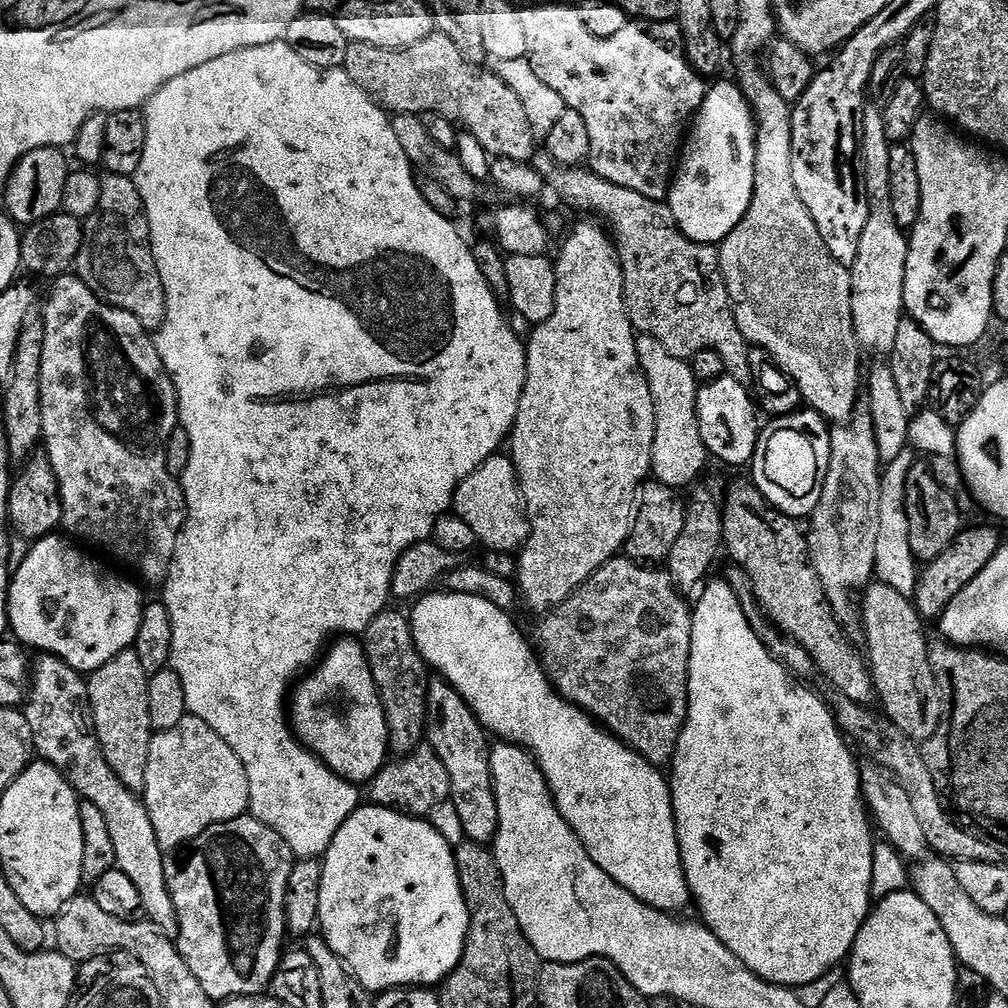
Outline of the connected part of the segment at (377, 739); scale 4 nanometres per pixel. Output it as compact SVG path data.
M356 638L337 639L299 683L290 692L290 727L297 740L343 780L367 785L384 767L390 749L384 707L363 643Z

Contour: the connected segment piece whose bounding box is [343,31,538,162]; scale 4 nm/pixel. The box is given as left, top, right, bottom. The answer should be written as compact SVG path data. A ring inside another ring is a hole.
M431 32L429 36L422 38L422 42L414 42L414 46L405 48L383 48L370 46L366 42L349 43L343 70L385 112L418 117L428 112L442 114L442 118L446 118L451 124L474 134L474 138L482 142L488 155L493 158L501 156L528 162L538 151L538 136L531 128L526 109L518 95L495 71L483 72L483 67L468 64L466 58L462 58L462 50L458 50L458 46L453 40L446 38L446 34Z

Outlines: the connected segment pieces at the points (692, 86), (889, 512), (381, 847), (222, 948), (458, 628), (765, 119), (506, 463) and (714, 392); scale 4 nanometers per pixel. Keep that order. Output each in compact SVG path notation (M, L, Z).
M536 4L533 8L526 6L520 8L522 14L522 27L526 33L527 60L533 67L535 74L538 74L542 82L546 82L555 93L560 94L565 100L566 108L578 110L586 121L586 130L590 130L590 154L588 155L587 167L592 169L594 174L606 178L606 182L614 182L614 186L626 186L626 190L638 190L638 194L646 194L646 198L667 201L668 189L672 186L674 169L678 163L678 157L682 151L682 145L686 139L686 133L697 112L700 111L704 94L706 91L705 77L692 68L688 56L684 52L684 35L680 32L679 23L672 20L642 20L633 19L614 38L594 38L590 30L586 30L582 22L582 14L579 7L568 4Z
M912 447L903 448L890 460L881 473L879 492L879 528L875 550L875 579L893 587L903 597L913 599L919 580L918 561L910 547L910 524L906 515L906 481L910 470L918 462L918 454Z
M379 806L357 807L355 812L350 814L350 818L346 818L346 822L342 822L342 826L338 830L338 834L334 834L334 842L330 842L328 851L322 857L321 884L320 884L320 912L318 919L318 928L322 933L325 942L330 946L330 950L334 950L334 954L338 954L338 958L342 958L344 963L348 965L348 969L358 978L358 982L362 982L362 986L367 988L369 993L379 994L381 992L389 992L392 988L411 988L413 986L436 986L443 981L458 966L458 962L464 953L464 944L468 940L468 930L470 927L470 917L468 915L468 904L464 901L464 891L460 885L460 875L458 874L458 866L456 865L456 853L453 845L446 842L446 838L442 838L442 834L438 834L438 830L434 830L434 826L428 823L427 819L417 818L415 816L404 816L401 812L396 812L392 808L381 808Z
M245 814L234 818L230 822L222 822L210 826L198 838L188 841L183 848L175 854L169 855L164 861L166 866L166 886L170 886L170 898L174 898L174 908L178 914L179 936L175 937L176 947L180 949L186 966L194 973L194 978L202 982L202 990L214 1002L233 1000L239 996L262 996L272 987L272 979L280 970L280 962L284 958L286 945L284 938L289 935L287 928L287 892L290 874L294 865L292 847L285 842L282 834L278 834L270 826L266 826L260 820L256 820L251 814Z
M432 590L419 597L411 608L414 642L425 664L462 694L480 725L493 737L500 736L496 738L519 744L535 756L562 818L566 818L574 834L578 834L590 858L594 858L618 886L630 890L634 898L659 912L683 913L683 908L690 904L690 893L680 857L672 790L665 773L663 776L657 765L639 756L583 708L555 691L537 649L528 645L527 638L511 620L513 617L494 606L494 602L470 594Z
M744 64L740 68L738 77L740 89L744 91L744 97L752 108L752 114L756 118L756 154L754 156L754 194L742 222L734 226L734 230L719 245L720 272L724 275L724 281L728 283L728 298L732 302L732 313L736 316L738 330L748 340L749 345L763 348L765 353L774 361L777 368L782 369L798 386L800 399L811 411L820 413L829 422L847 422L852 419L857 411L856 399L862 396L862 372L860 376L860 356L862 349L852 321L852 274L849 265L838 262L834 254L822 242L822 234L818 234L818 226L814 226L814 218L810 218L810 210L806 210L806 202L798 194L798 186L794 186L794 166L792 165L792 108L789 101L778 94L778 90L772 85L767 71L756 64Z
M497 454L486 458L470 478L458 486L452 499L451 511L474 530L481 545L496 552L512 552L525 547L528 539L528 518L520 494L520 481L516 479L516 467L507 455Z
M725 374L717 380L707 381L698 391L698 426L702 430L702 442L708 447L709 457L716 459L717 456L724 464L751 465L762 431L761 421L756 421L756 412L758 413L758 408L754 403L753 393L743 388L732 376Z

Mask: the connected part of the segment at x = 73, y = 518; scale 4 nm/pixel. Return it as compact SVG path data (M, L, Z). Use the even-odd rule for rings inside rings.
M75 274L57 276L51 281L52 289L48 292L48 305L44 308L42 323L44 326L44 345L42 346L42 441L43 451L46 453L50 466L56 475L60 487L60 501L62 502L62 528L69 537L77 541L85 540L104 552L109 552L116 560L129 564L136 572L144 575L143 583L163 585L168 579L168 571L174 562L174 550L178 546L180 531L184 529L186 509L184 506L184 489L181 481L171 476L166 466L166 450L170 434L178 426L178 402L176 388L172 379L168 377L166 366L162 366L162 358L158 358L156 341L153 333L144 329L142 322L134 318L121 308L110 306L86 282L82 282Z

